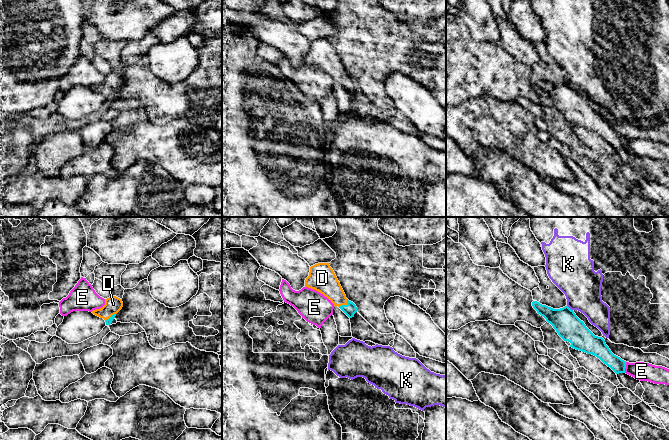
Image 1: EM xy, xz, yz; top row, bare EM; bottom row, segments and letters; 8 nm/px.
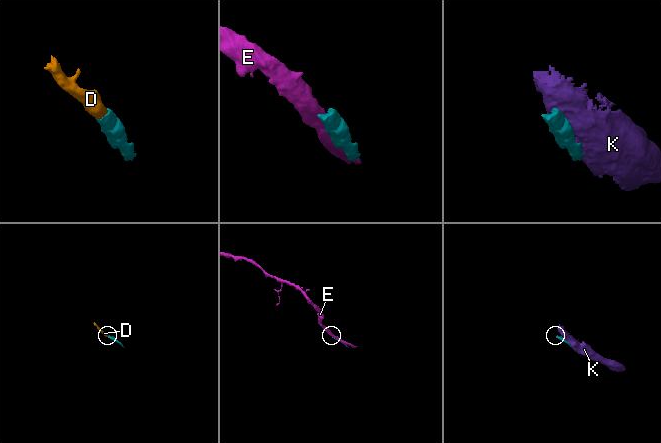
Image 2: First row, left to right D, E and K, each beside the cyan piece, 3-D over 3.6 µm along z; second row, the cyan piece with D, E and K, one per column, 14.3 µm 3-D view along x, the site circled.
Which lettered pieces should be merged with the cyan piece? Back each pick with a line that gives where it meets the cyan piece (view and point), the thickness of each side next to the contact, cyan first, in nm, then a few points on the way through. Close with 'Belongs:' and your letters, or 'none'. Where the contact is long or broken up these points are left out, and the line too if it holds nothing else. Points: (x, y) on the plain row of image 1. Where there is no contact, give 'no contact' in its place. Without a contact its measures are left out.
D: contact xz (344, 81); calibres 100 and 190 nm; way xz (350, 85), (344, 81), (324, 57)
Belongs: D

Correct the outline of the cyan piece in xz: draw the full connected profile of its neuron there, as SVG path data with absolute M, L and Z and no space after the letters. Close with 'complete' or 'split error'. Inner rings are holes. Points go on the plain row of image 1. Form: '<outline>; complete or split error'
M318 39L310 43L305 63L314 65L338 82L349 94L357 88L356 81L346 71L329 39Z; split error

